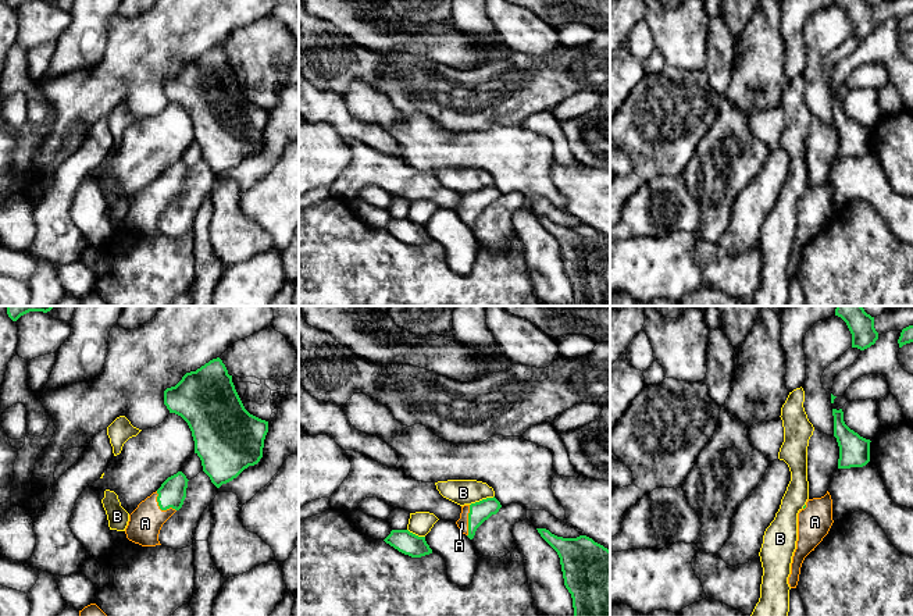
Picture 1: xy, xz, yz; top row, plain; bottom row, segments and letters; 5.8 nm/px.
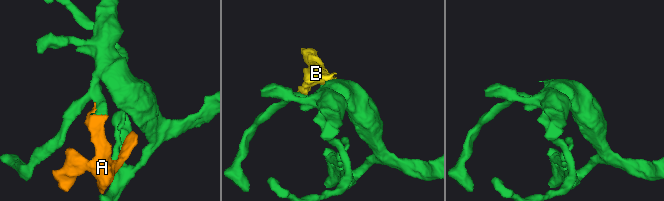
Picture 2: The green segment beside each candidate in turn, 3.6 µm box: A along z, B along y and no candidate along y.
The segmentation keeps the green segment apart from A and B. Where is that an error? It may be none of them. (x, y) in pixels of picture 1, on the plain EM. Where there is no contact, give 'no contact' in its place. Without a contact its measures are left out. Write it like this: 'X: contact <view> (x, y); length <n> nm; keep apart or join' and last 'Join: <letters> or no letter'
A: contact xy (160, 196); length 170 nm; join
B: contact xz (482, 188); length 160 nm; keep apart
Join: A

